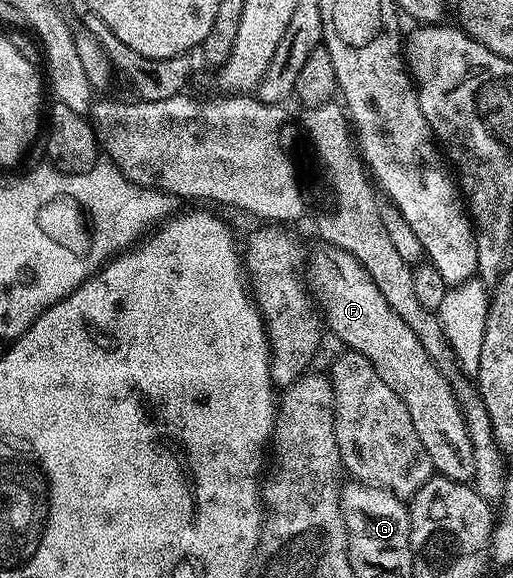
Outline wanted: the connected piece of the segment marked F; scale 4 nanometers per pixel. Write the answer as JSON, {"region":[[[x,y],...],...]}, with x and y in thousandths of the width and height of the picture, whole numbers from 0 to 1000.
{"region":[[[622,422],[598,460],[595,495],[626,538],[635,569],[645,569],[682,611],[712,616],[712,623],[735,637],[735,651],[782,685],[789,706],[797,706],[797,720],[805,720],[813,761],[821,761],[828,782],[836,782],[842,808],[865,827],[916,836],[922,782],[879,668],[844,623],[836,623],[828,602],[821,602],[821,588],[805,581],[797,561],[750,526],[750,512],[743,512],[735,491],[727,491],[727,478],[719,478],[680,436],[643,422]]]}

